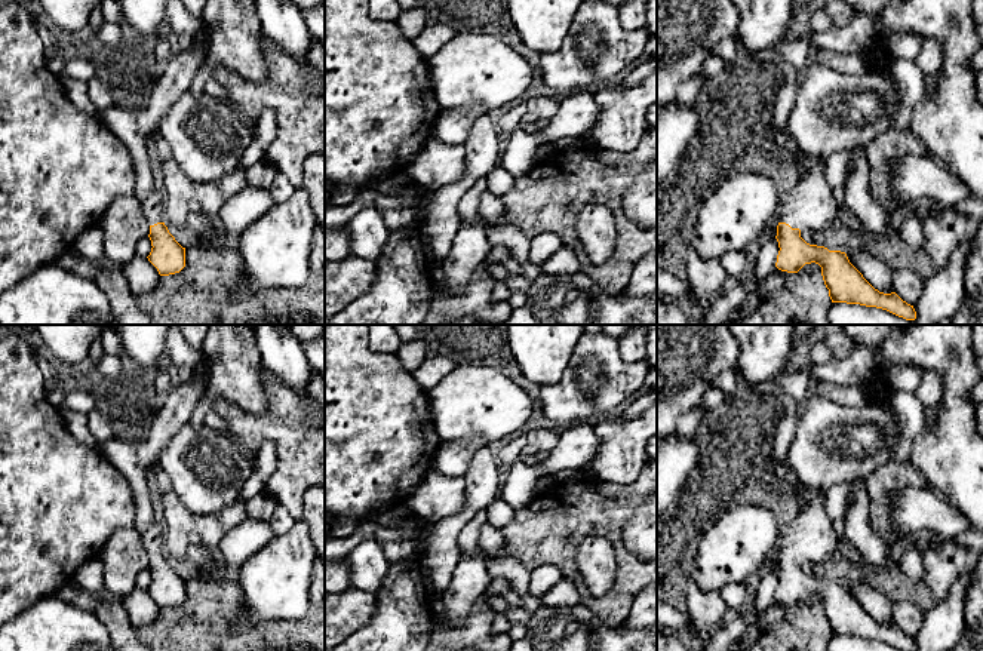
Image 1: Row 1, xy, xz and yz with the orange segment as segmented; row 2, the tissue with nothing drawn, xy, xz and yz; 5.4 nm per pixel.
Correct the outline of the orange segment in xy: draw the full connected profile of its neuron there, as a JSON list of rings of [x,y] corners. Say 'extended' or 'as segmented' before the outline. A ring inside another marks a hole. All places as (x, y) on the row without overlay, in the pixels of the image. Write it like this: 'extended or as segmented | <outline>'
extended | [[[154,522],[141,534],[144,547],[150,556],[151,584],[148,593],[160,608],[179,605],[185,599],[185,580],[182,580],[165,558],[165,532]]]

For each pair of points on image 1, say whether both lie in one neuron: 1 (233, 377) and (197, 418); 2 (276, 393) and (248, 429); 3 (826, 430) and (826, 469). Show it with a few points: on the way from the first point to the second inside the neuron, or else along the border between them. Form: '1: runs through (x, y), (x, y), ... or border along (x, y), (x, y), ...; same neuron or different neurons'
1: runs through (223, 384), (202, 408); same neuron
2: runs through (276, 404), (276, 408), (258, 426); same neuron
3: runs through (826, 439), (826, 460); same neuron

